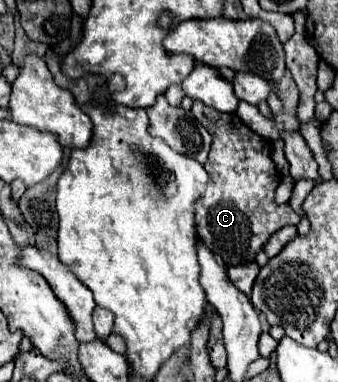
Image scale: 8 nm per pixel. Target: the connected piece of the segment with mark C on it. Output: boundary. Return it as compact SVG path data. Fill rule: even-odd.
M200 101L192 103L194 117L206 125L212 135L212 147L204 169L210 181L204 185L196 207L196 231L200 239L218 253L226 265L254 261L272 233L284 225L298 225L300 217L288 205L274 201L274 191L280 185L280 173L270 159L270 141L242 125L236 113L218 113Z

